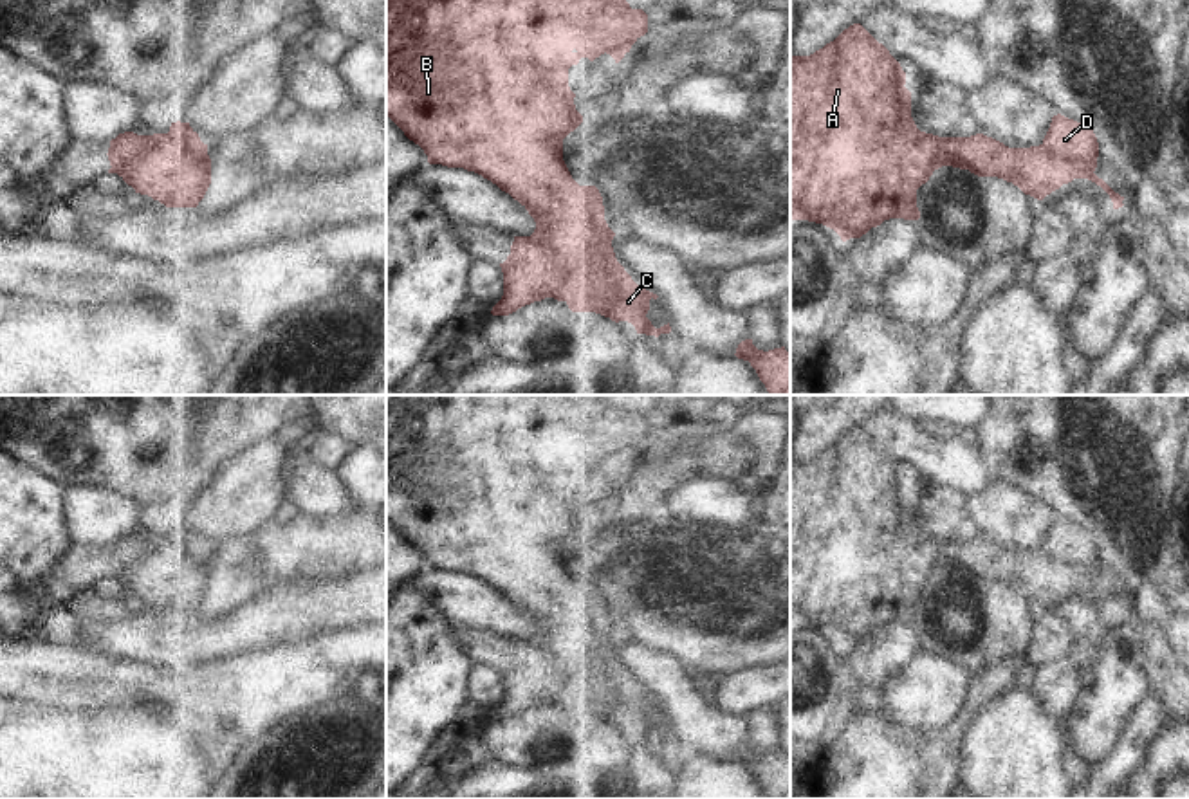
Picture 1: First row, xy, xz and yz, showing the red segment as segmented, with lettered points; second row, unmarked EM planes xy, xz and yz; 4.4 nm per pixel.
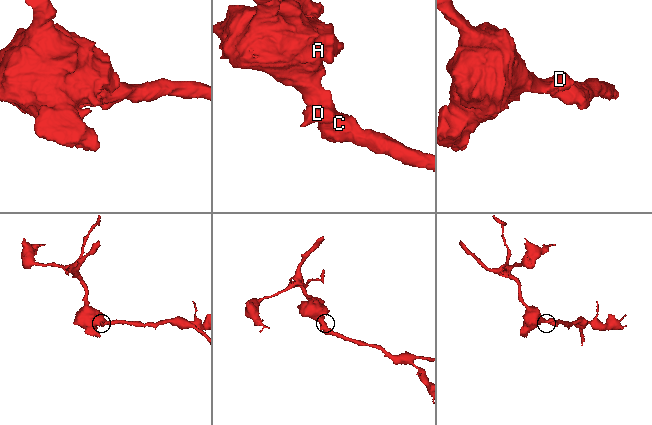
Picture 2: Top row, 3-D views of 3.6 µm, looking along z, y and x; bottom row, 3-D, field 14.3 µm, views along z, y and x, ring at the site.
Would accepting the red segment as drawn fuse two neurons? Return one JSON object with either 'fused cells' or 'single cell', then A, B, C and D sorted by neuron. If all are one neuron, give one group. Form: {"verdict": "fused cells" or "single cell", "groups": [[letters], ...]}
{"verdict": "fused cells", "groups": [["A", "B", "C"], ["D"]]}

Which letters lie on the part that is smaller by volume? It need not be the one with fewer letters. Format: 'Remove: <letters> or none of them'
Remove: D

